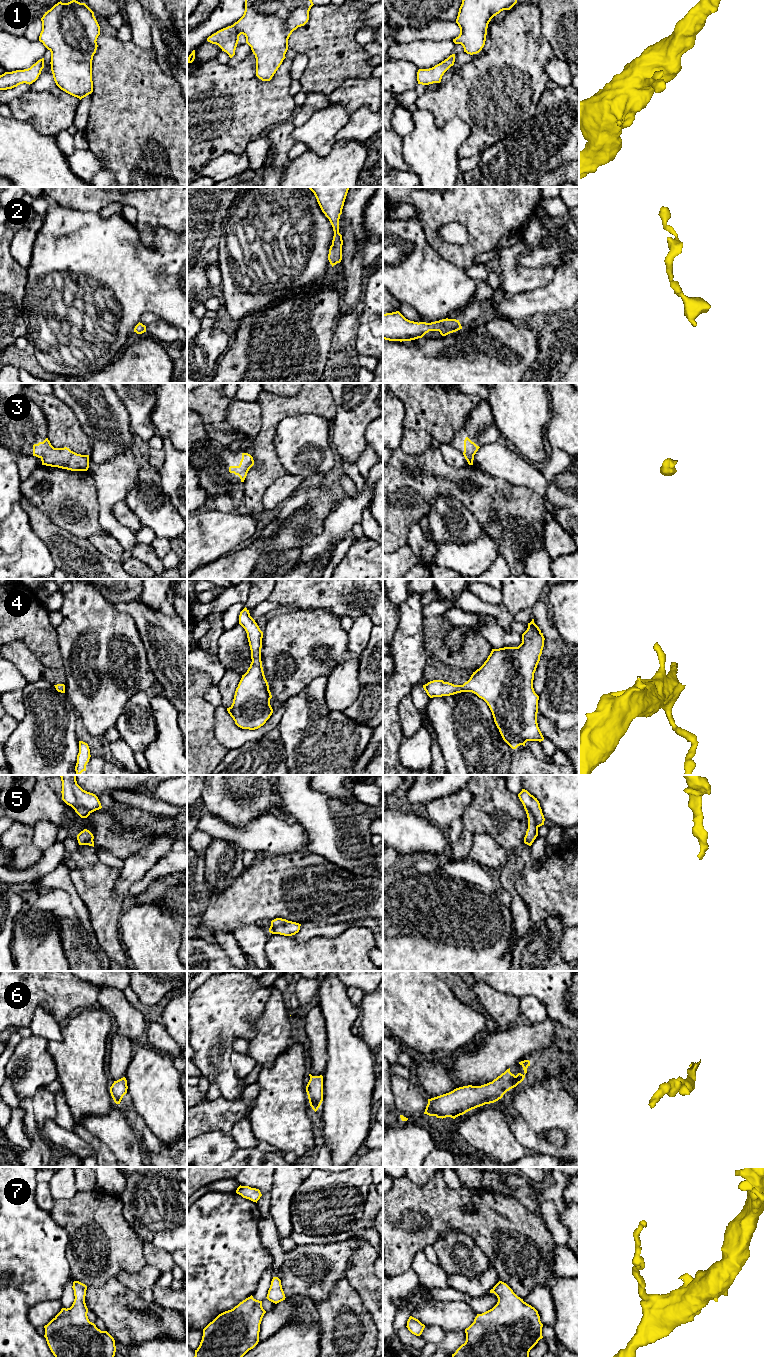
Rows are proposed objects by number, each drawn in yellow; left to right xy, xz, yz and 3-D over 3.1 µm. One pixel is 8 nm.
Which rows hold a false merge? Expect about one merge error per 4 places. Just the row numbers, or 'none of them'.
none of them

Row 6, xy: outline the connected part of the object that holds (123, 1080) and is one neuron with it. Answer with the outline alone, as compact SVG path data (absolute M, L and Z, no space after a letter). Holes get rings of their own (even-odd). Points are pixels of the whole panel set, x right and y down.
M125 1077L114 1081L110 1087L111 1096L116 1104L120 1104L123 1096L127 1093L127 1080Z

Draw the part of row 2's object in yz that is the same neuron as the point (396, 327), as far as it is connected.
M399 311L383 314L383 339L389 341L411 341L422 338L429 331L439 331L442 336L462 329L459 320L442 319L426 323L406 319Z

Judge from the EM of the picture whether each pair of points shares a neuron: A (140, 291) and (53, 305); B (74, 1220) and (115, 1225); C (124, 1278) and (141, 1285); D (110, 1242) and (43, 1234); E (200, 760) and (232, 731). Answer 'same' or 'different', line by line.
A: same
B: same
C: same
D: different
E: different

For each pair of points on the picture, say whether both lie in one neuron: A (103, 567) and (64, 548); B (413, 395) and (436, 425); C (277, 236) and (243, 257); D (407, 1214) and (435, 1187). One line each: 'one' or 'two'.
A: one
B: one
C: one
D: one

